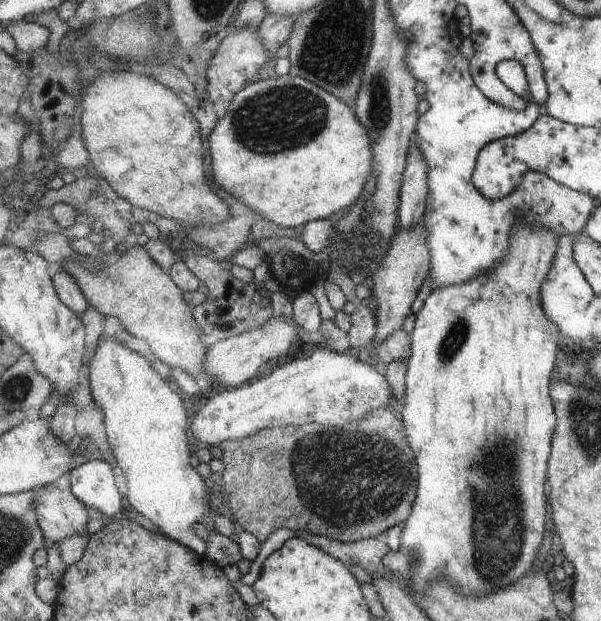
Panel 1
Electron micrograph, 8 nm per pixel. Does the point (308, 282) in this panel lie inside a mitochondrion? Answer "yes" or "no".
no

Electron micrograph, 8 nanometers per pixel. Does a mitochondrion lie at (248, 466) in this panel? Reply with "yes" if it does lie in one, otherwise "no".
no

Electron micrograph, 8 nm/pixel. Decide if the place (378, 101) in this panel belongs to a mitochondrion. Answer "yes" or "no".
yes

